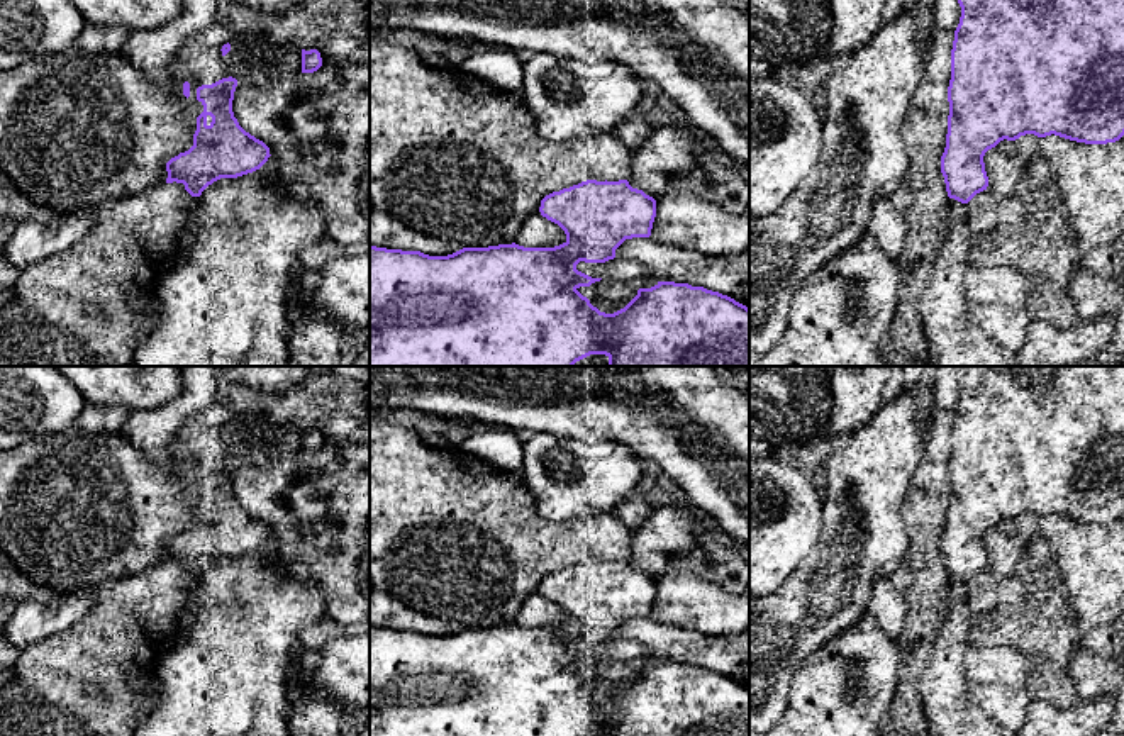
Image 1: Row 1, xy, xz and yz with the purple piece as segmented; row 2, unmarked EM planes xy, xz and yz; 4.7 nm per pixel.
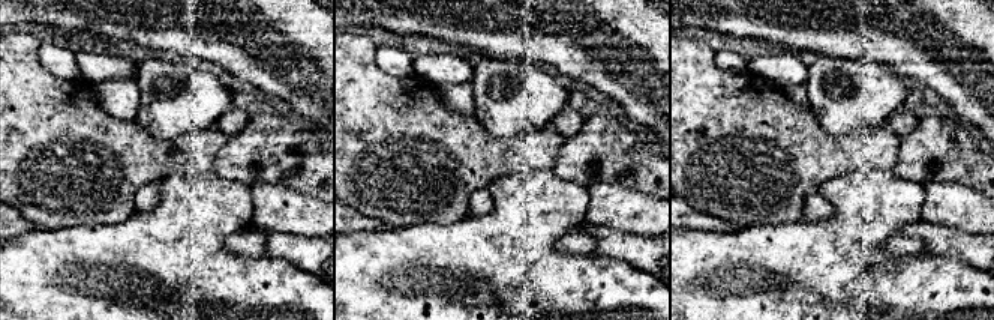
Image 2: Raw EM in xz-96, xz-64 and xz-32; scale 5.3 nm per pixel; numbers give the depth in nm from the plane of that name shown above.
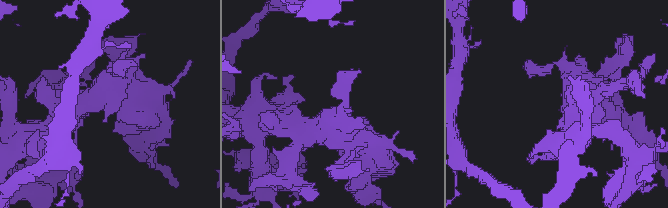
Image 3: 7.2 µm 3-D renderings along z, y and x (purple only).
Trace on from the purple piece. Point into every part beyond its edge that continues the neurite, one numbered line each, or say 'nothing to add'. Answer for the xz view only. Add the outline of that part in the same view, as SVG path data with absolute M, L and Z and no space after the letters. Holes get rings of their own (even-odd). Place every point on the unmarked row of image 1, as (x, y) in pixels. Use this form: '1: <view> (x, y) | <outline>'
nothing to add

